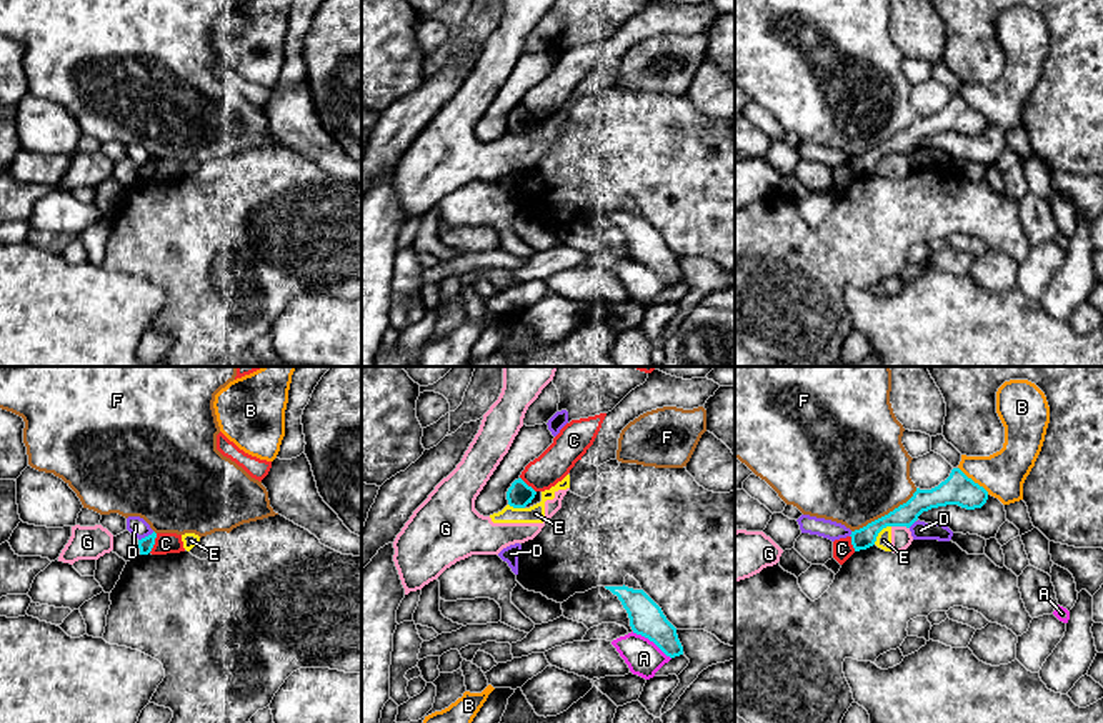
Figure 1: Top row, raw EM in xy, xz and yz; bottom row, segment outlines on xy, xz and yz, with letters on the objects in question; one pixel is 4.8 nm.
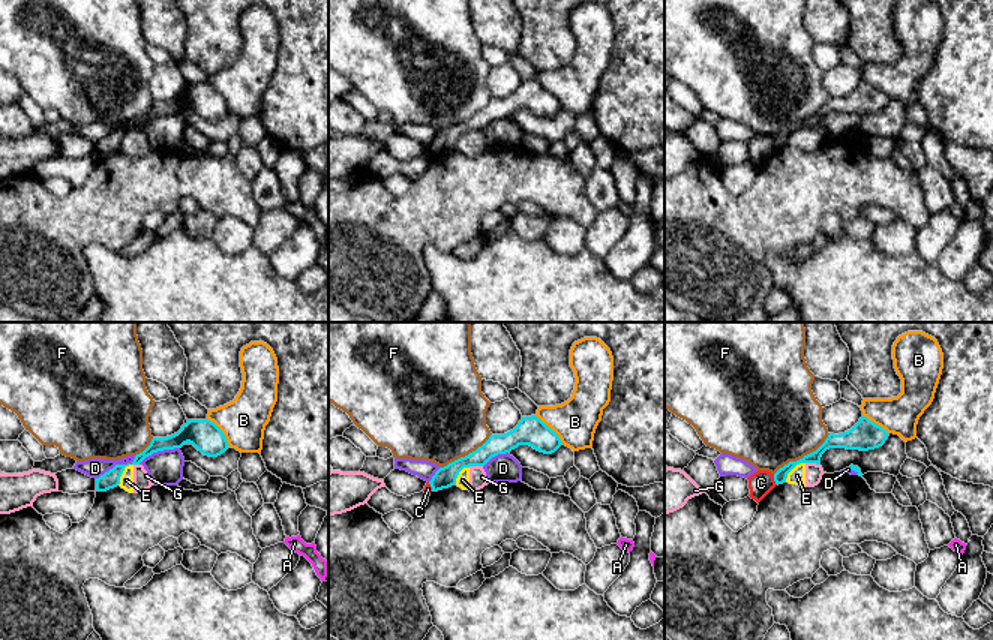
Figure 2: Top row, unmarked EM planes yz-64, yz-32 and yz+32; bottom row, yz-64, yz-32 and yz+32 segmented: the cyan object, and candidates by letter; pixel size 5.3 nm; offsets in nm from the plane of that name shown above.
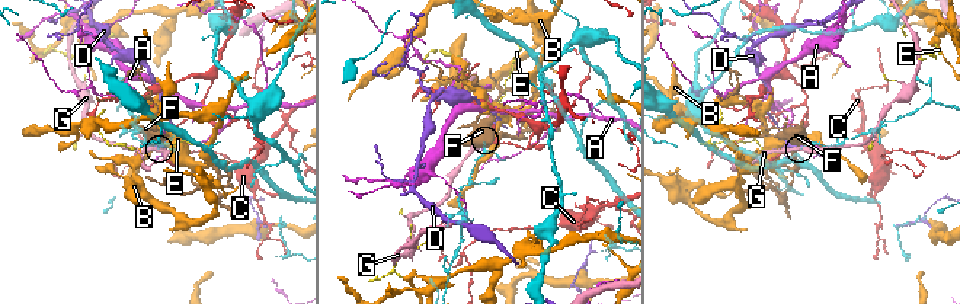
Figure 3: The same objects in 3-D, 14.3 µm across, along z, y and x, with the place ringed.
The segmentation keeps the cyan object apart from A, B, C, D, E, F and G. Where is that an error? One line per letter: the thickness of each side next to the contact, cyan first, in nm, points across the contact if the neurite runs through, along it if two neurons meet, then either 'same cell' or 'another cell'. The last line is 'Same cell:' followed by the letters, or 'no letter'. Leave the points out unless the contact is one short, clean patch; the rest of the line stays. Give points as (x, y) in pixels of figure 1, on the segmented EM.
A: 160/170 nm | along xz (632, 632), (652, 640), (670, 658) | another cell
B: 150/220 nm | another cell
C: 70/100 nm | along xy (157, 533), (155, 543), (149, 552) | another cell
D: 70/90 nm | another cell
E: 110/80 nm | along yz (890, 525), (878, 533), (873, 543) | another cell
F: 110/500 nm | another cell
G: 110/100 nm | along yz (892, 525), (905, 525), (908, 528) | another cell
Same cell: no letter

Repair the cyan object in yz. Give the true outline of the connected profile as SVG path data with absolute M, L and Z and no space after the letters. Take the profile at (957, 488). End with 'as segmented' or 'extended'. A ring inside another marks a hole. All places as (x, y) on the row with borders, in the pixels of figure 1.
M953 468L950 476L931 490L920 490L913 496L890 511L888 515L851 531L855 551L875 545L878 533L886 526L910 528L923 511L931 508L958 505L966 510L981 508L988 500L988 491L968 478L960 468Z; as segmented

